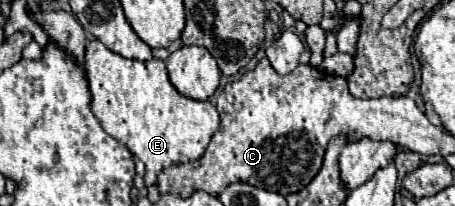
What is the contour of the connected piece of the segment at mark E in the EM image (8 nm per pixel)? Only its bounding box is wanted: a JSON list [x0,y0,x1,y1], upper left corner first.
[84,38,220,186]

